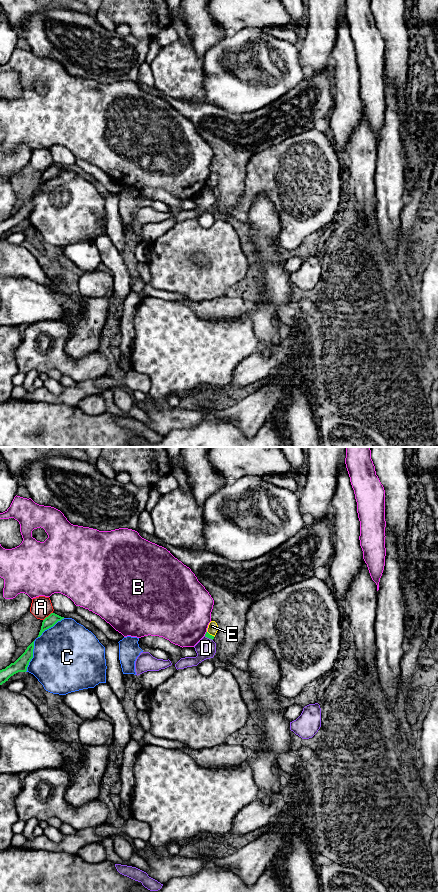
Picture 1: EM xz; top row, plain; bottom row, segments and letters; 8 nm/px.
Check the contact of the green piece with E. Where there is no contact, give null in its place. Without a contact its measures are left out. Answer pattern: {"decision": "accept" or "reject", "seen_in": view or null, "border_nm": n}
{"decision": "reject", "seen_in": "xz", "border_nm": 80}

